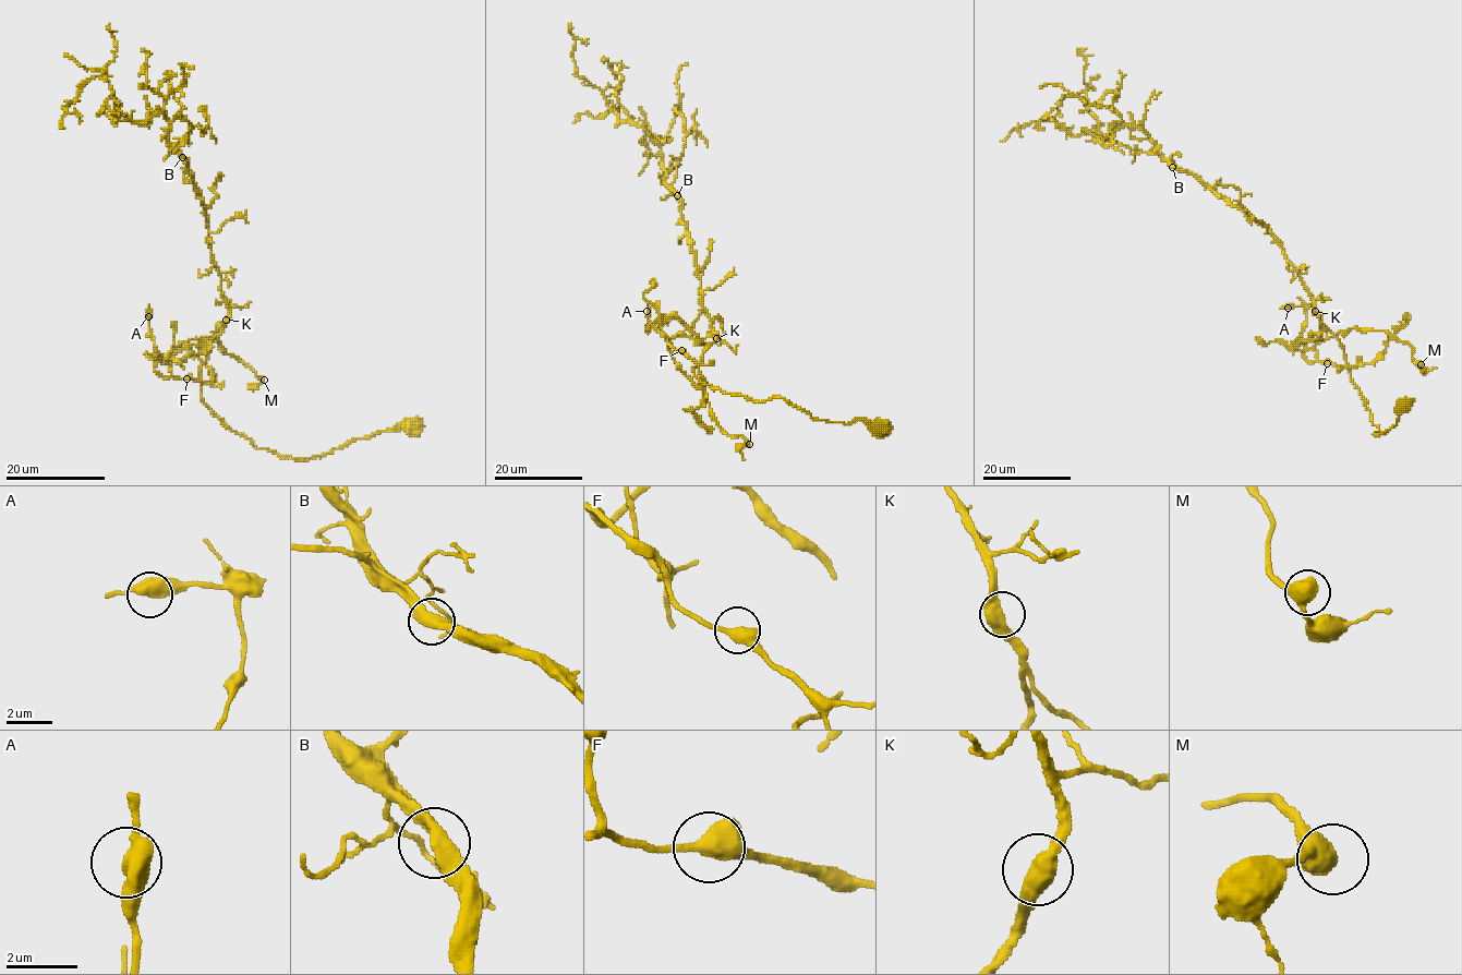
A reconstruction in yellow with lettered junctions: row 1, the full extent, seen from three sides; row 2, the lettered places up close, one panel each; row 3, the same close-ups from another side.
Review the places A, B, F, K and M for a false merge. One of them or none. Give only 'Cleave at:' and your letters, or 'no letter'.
Cleave at: no letter

